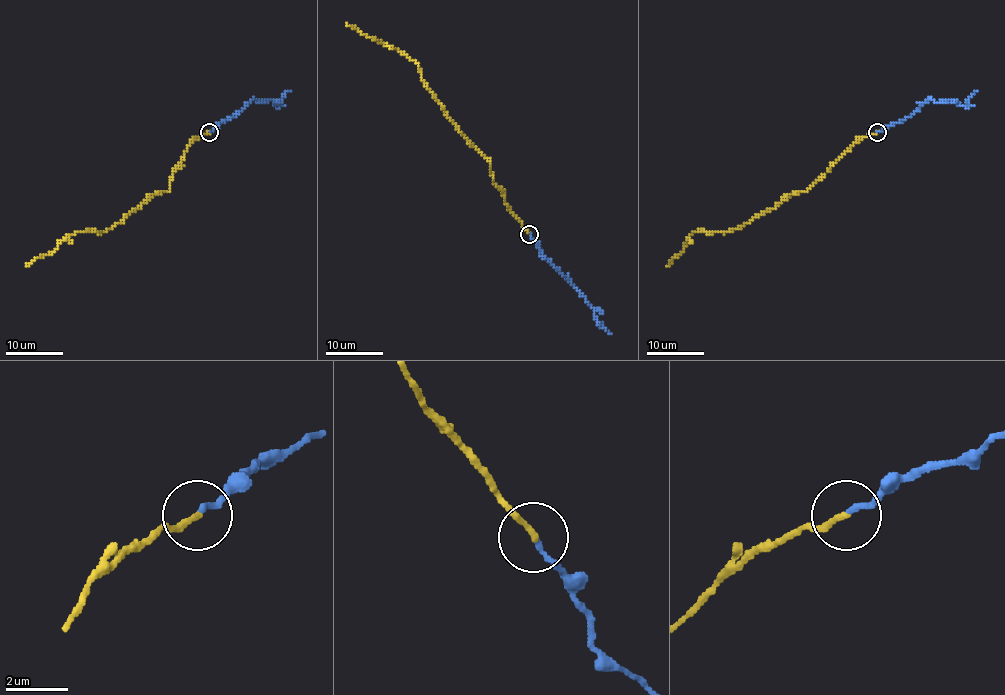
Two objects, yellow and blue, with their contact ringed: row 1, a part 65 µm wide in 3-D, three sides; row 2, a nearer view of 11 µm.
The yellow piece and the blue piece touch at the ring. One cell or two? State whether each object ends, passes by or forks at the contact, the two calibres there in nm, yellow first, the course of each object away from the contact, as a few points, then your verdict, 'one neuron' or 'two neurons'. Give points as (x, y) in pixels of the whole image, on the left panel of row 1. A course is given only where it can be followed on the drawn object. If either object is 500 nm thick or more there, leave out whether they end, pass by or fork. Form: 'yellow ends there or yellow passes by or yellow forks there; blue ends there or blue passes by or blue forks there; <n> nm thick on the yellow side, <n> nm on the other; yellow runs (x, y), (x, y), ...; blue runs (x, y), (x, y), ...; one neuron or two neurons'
yellow ends there; blue ends there; 190 nm thick on the yellow side, 160 nm on the other; yellow runs (209, 132), (185, 150), (169, 191), (153, 194), (103, 232), (68, 235), (51, 253), (25, 267); blue runs (209, 132), (232, 117), (248, 102), (271, 100), (277, 104), (290, 90); two neurons

